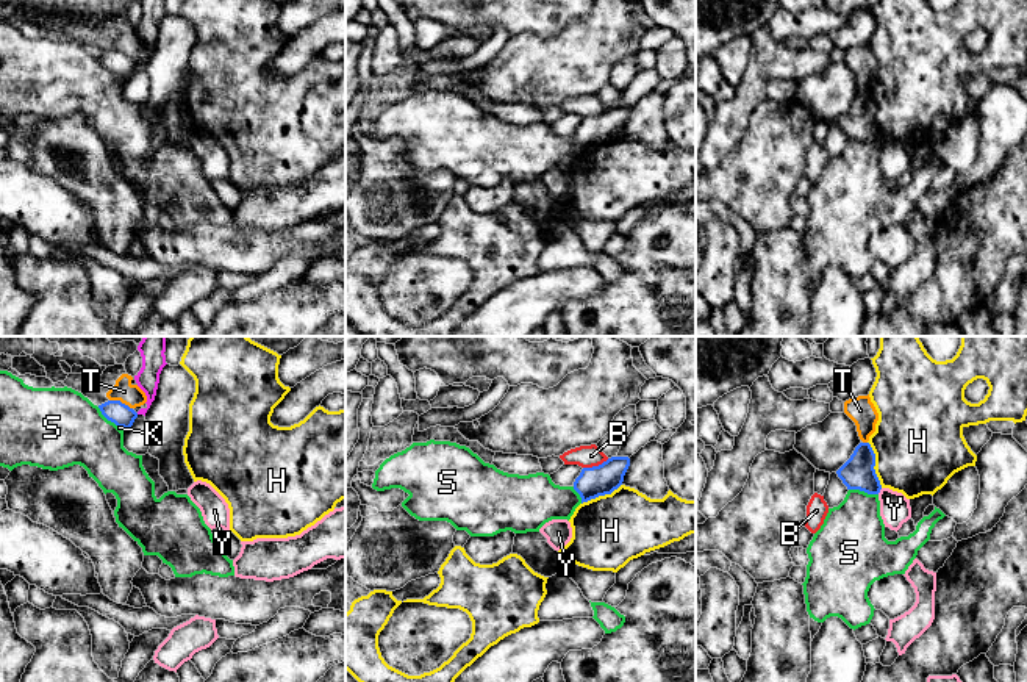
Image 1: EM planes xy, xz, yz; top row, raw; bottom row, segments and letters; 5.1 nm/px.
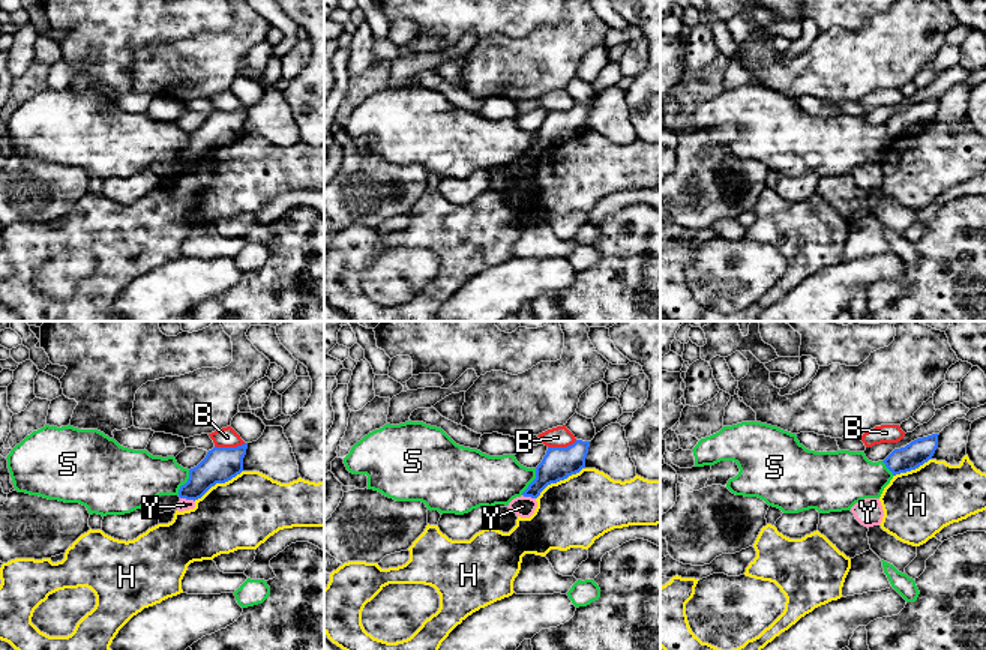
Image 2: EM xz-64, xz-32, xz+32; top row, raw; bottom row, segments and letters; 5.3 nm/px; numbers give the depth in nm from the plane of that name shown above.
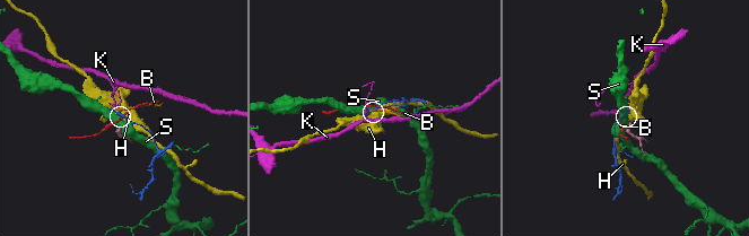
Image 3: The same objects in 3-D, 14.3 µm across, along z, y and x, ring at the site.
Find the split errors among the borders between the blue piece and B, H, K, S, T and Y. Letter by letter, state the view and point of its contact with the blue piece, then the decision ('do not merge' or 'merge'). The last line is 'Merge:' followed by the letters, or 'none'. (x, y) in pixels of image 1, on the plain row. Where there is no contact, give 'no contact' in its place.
B: xz (596, 116) | do not merge
H: yz (874, 114) | do not merge
K: xy (122, 75) | do not merge
S: yz (863, 139) | do not merge
T: xy (119, 50) | do not merge
Y: yz (879, 141) | do not merge
Merge: none

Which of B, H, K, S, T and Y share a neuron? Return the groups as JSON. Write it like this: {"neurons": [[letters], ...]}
{"neurons": [["B"], ["H"], ["K"], ["S"], ["T", "Y"]]}

